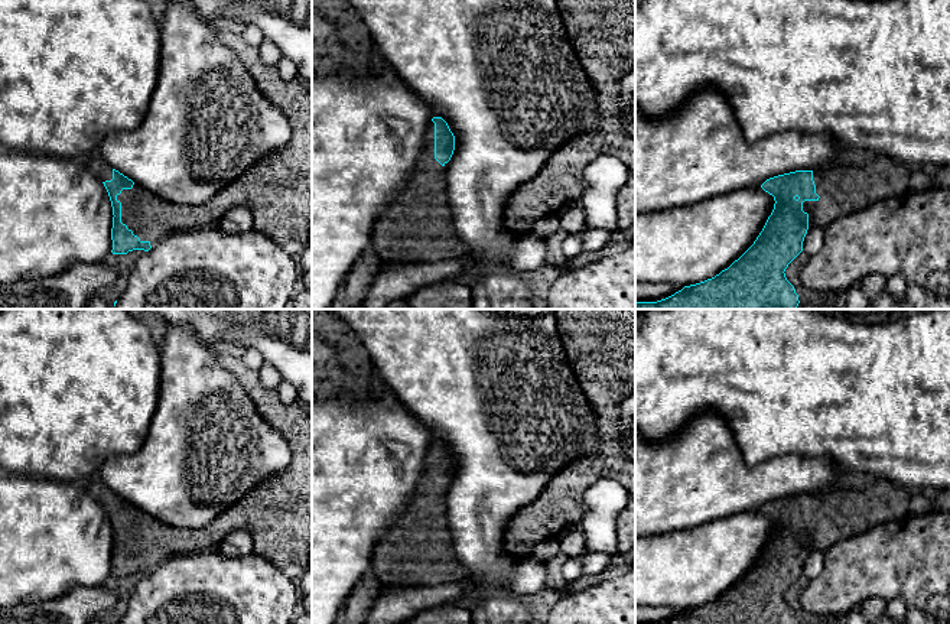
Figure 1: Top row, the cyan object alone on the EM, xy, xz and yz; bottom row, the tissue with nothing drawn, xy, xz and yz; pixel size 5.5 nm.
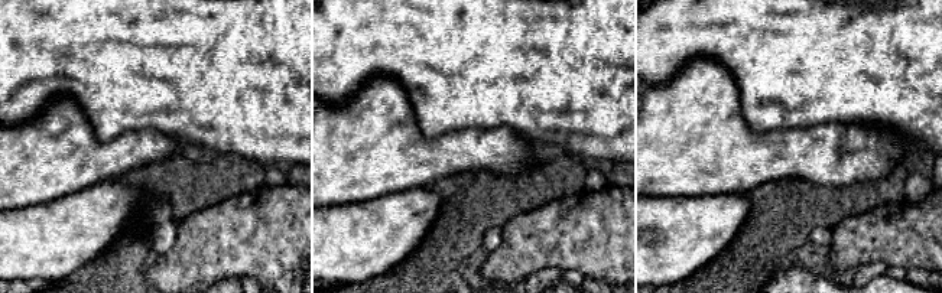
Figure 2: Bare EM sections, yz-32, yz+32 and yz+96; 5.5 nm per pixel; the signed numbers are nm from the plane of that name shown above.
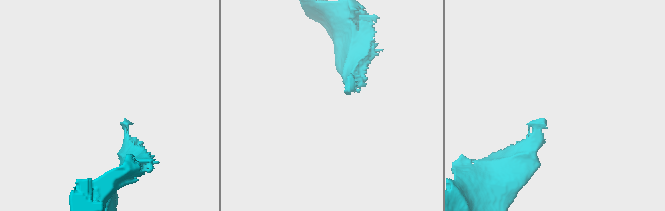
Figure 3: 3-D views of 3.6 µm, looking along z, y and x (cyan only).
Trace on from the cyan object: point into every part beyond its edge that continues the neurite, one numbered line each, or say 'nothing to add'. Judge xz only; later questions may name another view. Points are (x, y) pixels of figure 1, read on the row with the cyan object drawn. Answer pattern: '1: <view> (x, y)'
1: xz (417, 227)

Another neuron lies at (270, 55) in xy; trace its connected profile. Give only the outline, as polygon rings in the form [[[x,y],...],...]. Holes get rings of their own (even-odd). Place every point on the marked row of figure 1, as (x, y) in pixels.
[[[266,38],[258,46],[258,55],[261,62],[269,66],[276,66],[283,56],[280,49]]]

